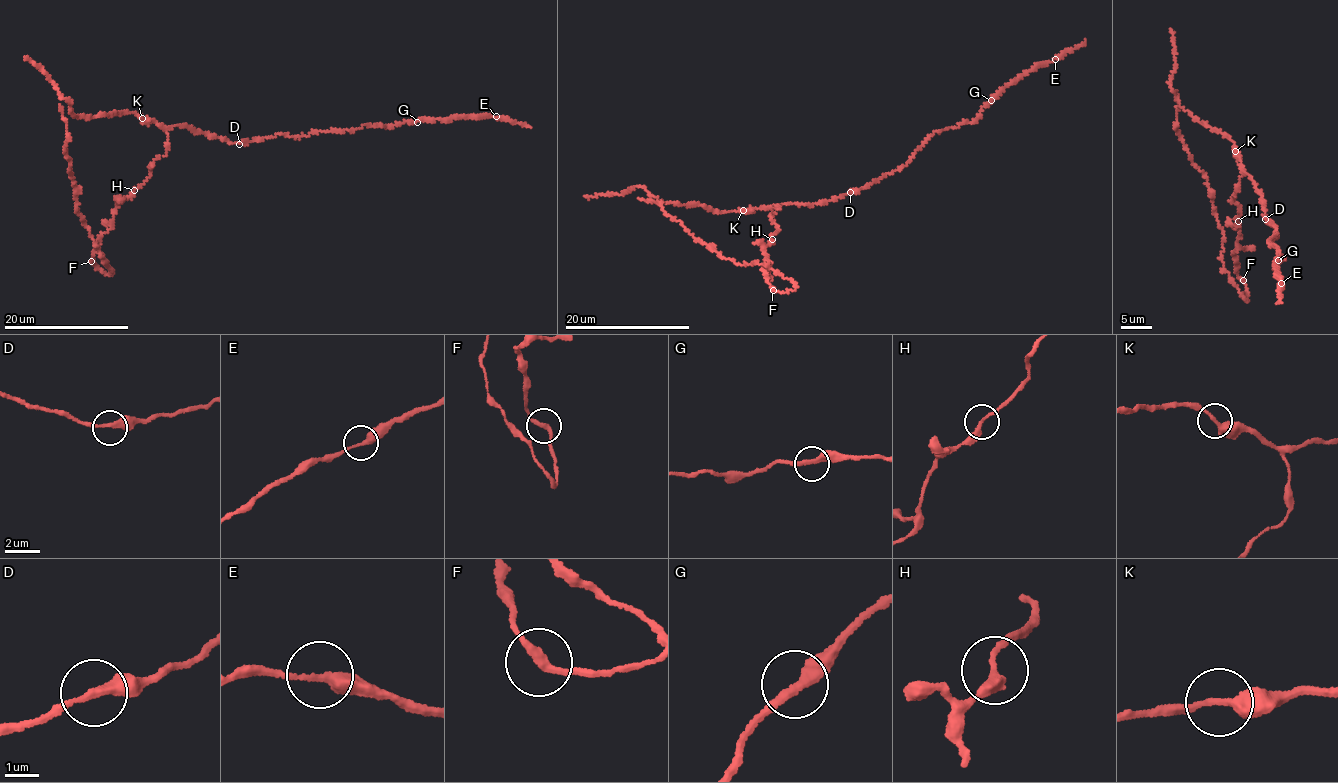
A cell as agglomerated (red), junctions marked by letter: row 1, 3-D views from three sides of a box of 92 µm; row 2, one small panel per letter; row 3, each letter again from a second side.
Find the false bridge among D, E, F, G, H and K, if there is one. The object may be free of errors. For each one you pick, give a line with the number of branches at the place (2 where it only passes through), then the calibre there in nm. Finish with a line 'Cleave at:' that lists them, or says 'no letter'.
Cleave at: no letter

